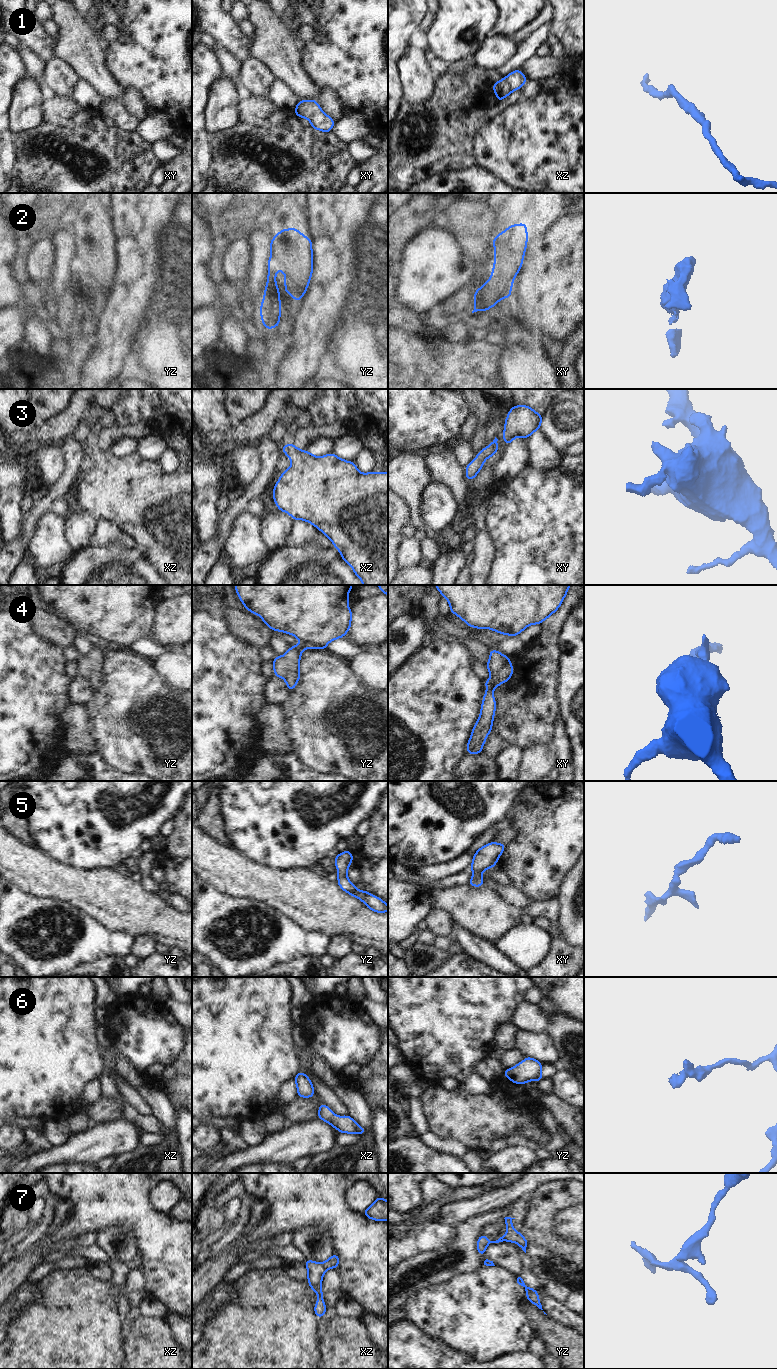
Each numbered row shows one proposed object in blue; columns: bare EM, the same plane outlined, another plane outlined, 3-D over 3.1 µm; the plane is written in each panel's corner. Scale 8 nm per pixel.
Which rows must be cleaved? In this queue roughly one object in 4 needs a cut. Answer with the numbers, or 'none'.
none

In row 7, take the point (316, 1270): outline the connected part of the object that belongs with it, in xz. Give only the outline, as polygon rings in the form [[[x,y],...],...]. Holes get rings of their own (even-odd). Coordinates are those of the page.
[[[333,1254],[325,1263],[317,1263],[312,1260],[305,1260],[305,1266],[308,1269],[308,1279],[310,1288],[313,1289],[317,1295],[318,1300],[315,1304],[314,1312],[318,1318],[321,1318],[326,1312],[326,1305],[323,1302],[323,1292],[321,1290],[323,1274],[328,1268],[336,1269],[339,1264],[339,1256]]]

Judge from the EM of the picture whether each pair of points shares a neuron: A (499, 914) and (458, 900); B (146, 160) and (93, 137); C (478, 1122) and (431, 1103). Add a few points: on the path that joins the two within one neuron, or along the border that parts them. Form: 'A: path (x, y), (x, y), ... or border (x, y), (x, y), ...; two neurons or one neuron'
A: path (489, 914), (484, 914), (480, 910), (468, 906); one neuron
B: path (133, 160), (116, 160), (106, 150); one neuron
C: path (466, 1118), (450, 1114), (443, 1109); one neuron

